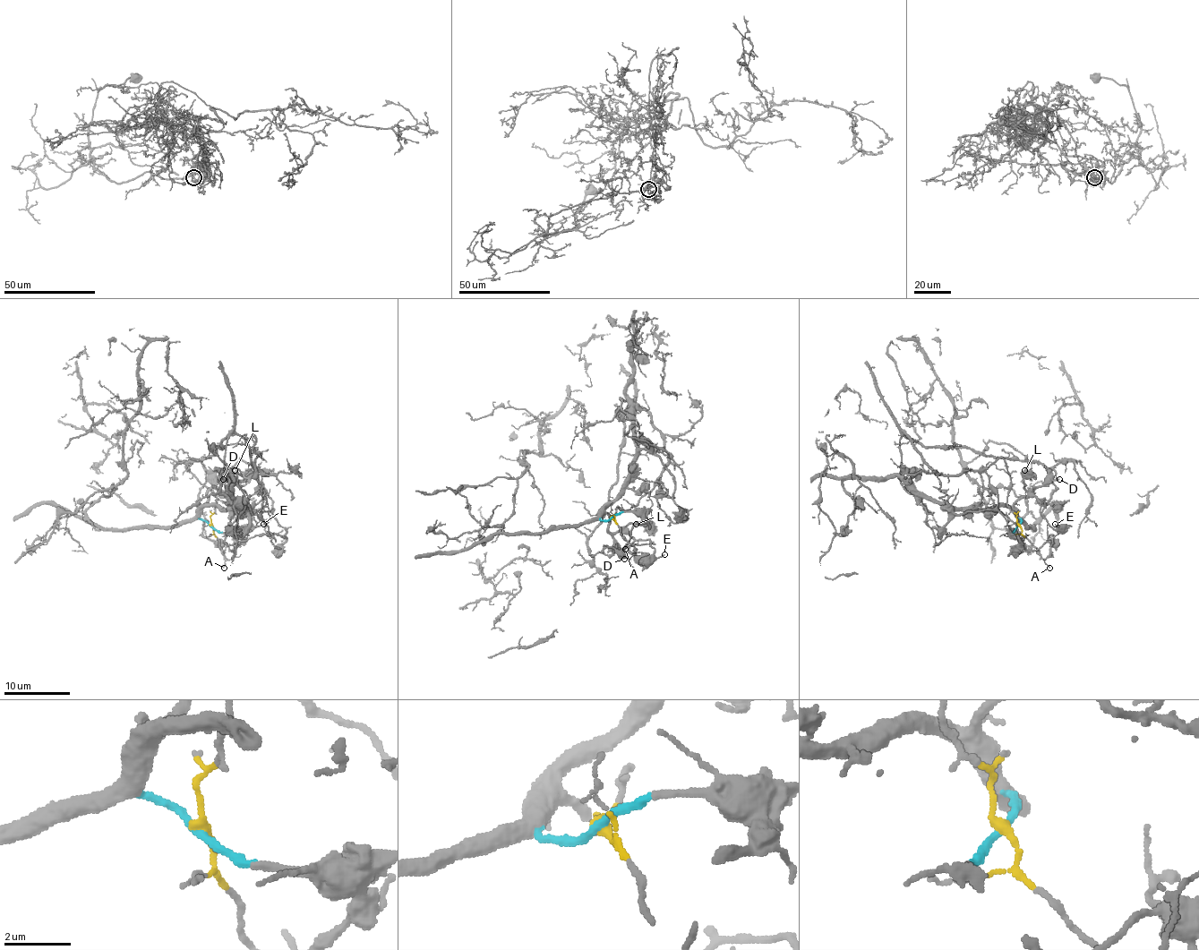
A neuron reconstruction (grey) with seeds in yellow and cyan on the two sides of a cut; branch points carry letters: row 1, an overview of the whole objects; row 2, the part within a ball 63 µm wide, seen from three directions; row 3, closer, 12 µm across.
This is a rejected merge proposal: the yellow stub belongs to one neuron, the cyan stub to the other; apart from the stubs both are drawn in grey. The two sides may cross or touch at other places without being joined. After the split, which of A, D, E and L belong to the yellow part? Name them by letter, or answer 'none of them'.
A

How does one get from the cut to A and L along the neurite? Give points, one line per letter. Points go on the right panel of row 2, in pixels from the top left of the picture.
A: (1017, 525), (1049, 568)
L: (1017, 525), (1019, 518), (1014, 505), (1032, 491), (1032, 487), (1029, 491), (1024, 487), (1024, 469)

